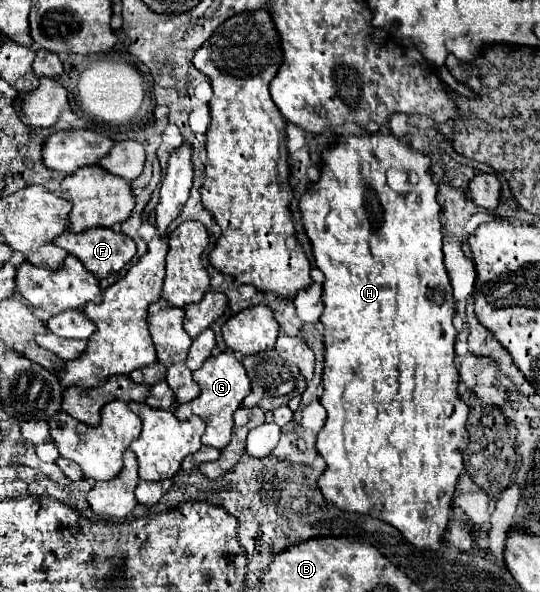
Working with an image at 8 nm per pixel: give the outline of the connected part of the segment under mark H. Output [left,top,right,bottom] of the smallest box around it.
[299,132,469,552]

